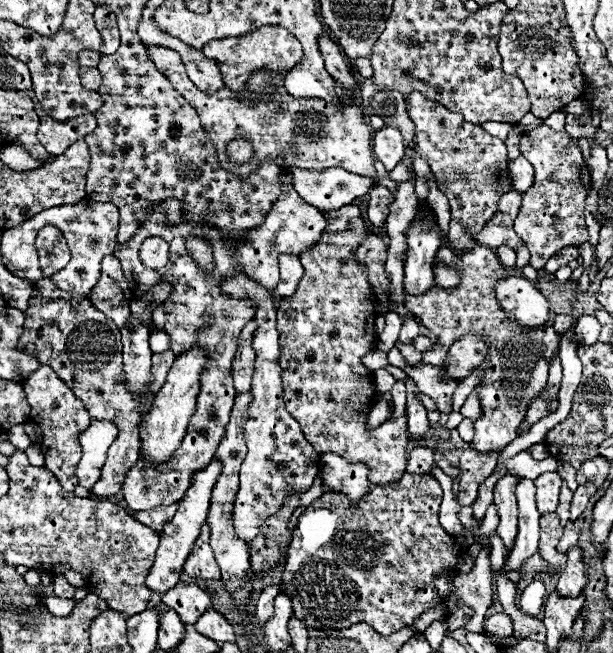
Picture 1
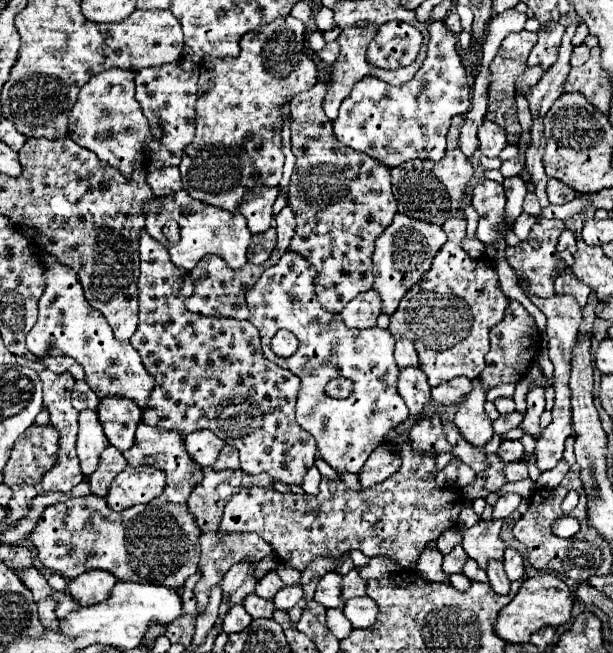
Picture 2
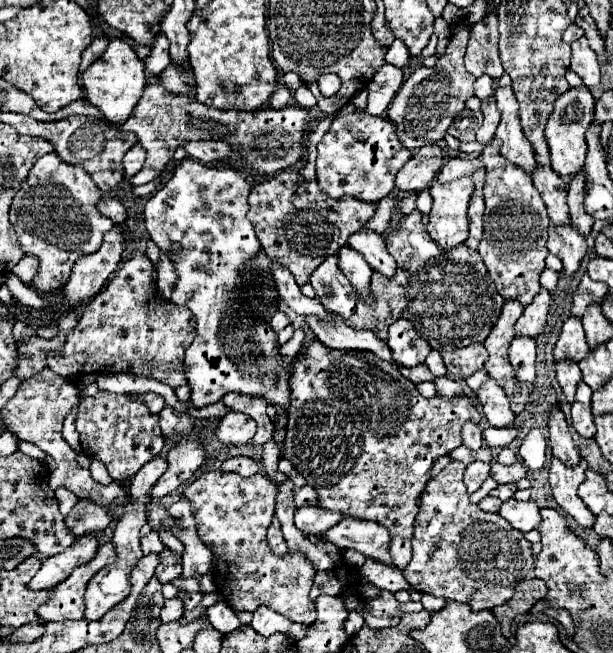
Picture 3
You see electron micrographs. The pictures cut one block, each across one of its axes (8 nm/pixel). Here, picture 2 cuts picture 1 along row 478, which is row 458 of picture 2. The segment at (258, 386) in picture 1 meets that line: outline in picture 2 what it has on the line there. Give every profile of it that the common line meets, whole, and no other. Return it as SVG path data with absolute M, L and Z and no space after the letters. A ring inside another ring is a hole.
M142 230L138 280L140 322L130 338L132 348L140 352L144 368L148 368L150 376L154 378L154 390L148 398L142 420L146 420L148 426L176 430L182 436L202 428L212 430L220 440L240 452L244 472L266 472L284 484L300 484L304 472L314 464L316 456L316 442L294 420L294 404L300 380L296 380L292 372L266 360L260 346L260 334L248 320L204 318L186 310L186 282L192 282L190 274L184 268L176 268L170 262L168 250L158 240L152 240L146 230Z

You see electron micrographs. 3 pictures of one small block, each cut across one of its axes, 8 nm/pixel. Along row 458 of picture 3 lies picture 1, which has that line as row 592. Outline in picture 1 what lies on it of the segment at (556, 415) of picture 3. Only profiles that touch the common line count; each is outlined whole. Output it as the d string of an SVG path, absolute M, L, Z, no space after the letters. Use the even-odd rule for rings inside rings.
M574 546L566 552L566 556L568 556L568 562L564 572L560 574L556 590L562 596L578 596L586 584L586 566L582 562L584 552L580 546Z

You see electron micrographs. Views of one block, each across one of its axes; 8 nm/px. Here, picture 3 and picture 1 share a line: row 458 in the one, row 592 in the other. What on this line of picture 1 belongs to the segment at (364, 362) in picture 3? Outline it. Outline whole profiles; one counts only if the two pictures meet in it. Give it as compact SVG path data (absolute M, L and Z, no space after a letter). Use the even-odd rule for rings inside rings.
M406 472L406 478L402 478L398 484L386 484L382 486L382 490L368 490L368 494L364 498L360 498L360 502L352 504L344 494L338 492L326 492L322 494L318 500L314 500L302 514L302 520L298 520L298 526L292 532L292 542L288 548L288 560L284 564L284 574L282 574L282 582L286 584L286 592L292 598L292 606L296 612L296 618L300 616L300 620L306 622L308 630L340 630L340 628L348 628L352 624L358 622L366 622L370 624L376 632L380 632L382 636L390 636L406 626L410 626L422 612L438 606L442 602L442 598L438 596L436 588L434 588L434 576L444 574L444 572L452 572L452 568L456 566L456 560L460 556L460 550L456 546L456 554L454 554L454 538L450 534L446 534L442 530L442 526L438 524L438 508L442 502L442 488L440 484L434 480L434 476L430 474L410 474Z

